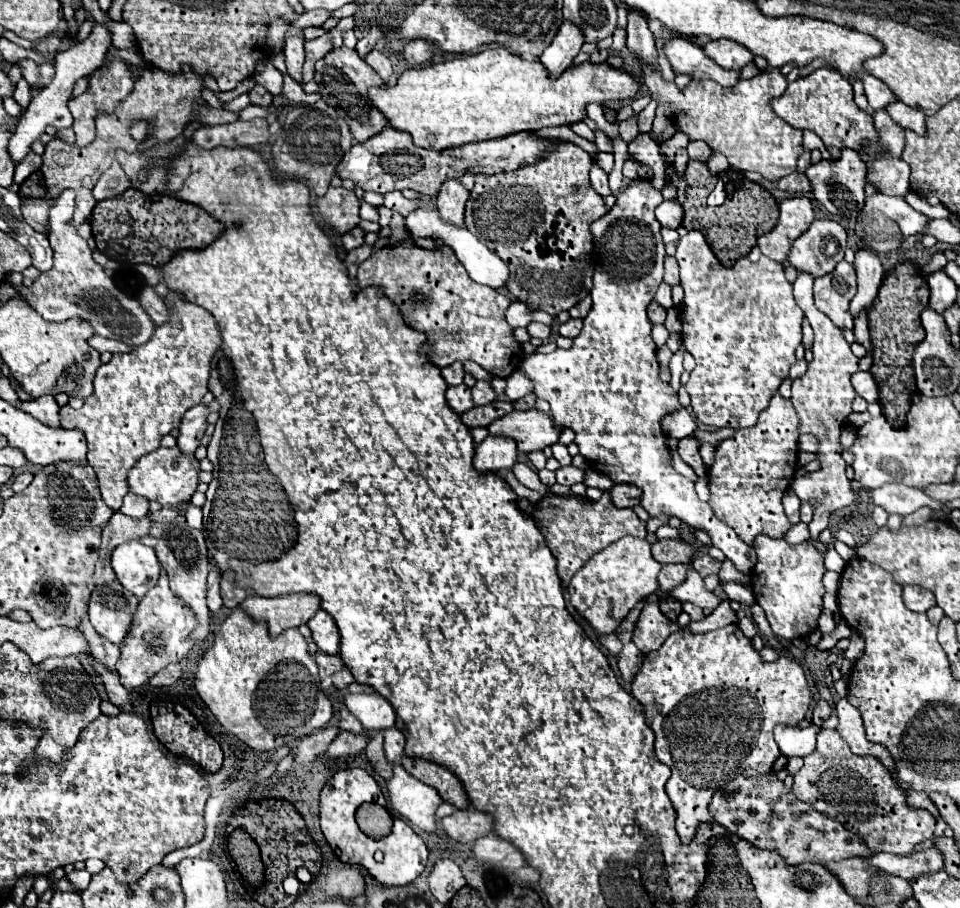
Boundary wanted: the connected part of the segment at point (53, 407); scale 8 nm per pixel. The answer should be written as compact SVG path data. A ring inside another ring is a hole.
M44 395L44 397L38 397L34 401L26 401L20 405L20 409L30 413L32 417L36 417L44 425L60 427L60 421L58 421L58 409L60 407L52 395Z

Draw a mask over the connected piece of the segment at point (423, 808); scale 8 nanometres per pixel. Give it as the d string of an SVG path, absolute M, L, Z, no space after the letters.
M400 763L394 765L394 773L388 779L390 805L402 817L418 825L422 831L436 831L434 811L442 803L434 787L424 785L412 777Z

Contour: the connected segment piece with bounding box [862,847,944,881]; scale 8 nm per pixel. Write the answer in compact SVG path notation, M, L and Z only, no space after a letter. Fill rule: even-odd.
M932 847L928 851L922 853L912 853L908 857L896 857L896 855L888 855L888 853L874 853L870 857L862 857L868 865L874 865L890 875L898 875L906 881L912 881L914 877L920 875L930 875L938 869L942 869L942 857L940 853Z

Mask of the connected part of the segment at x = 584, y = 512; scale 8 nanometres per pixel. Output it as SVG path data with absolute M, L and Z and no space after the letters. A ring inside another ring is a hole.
M604 493L602 499L598 501L590 501L588 497L562 497L562 495L544 495L532 511L532 519L538 525L538 529L542 531L546 545L550 547L550 551L554 553L554 557L558 559L558 575L562 579L562 585L568 587L572 575L588 561L588 557L592 557L596 551L604 549L606 545L618 541L624 535L630 537L646 537L646 523L640 521L640 529L638 529L638 517L632 509L616 509L610 501L610 495Z

